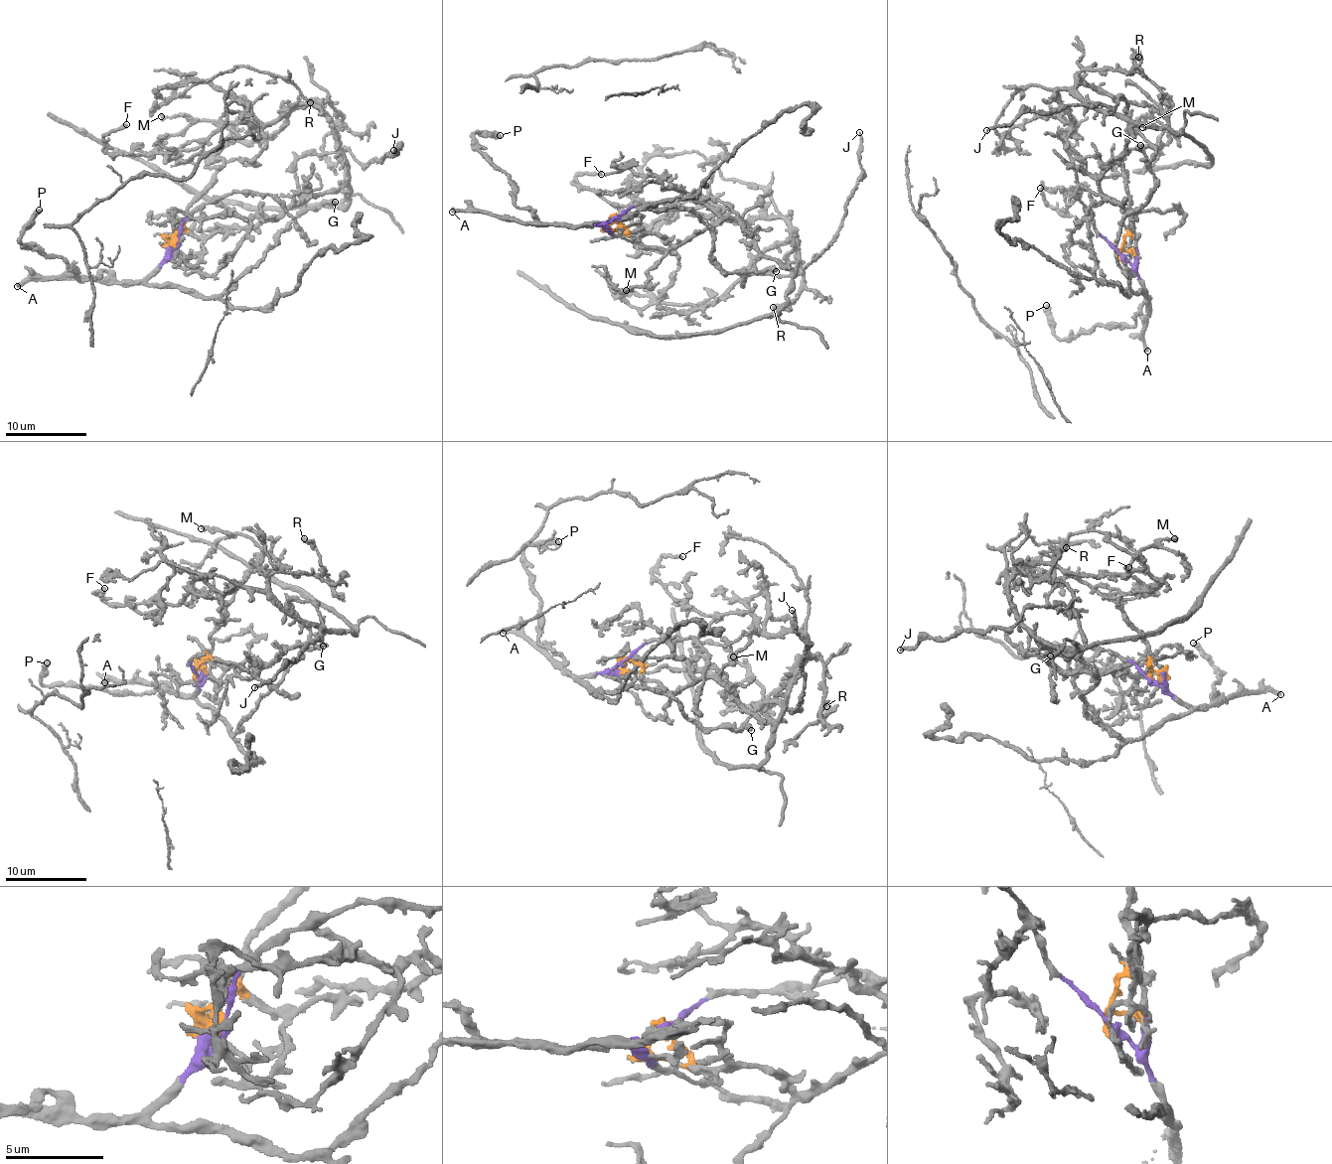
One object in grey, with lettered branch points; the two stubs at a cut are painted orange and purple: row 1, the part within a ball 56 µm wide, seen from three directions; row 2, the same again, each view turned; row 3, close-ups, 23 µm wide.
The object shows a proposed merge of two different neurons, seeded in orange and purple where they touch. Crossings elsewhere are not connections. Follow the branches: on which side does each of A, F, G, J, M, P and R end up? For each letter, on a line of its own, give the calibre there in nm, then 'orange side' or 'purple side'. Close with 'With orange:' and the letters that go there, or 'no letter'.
A: 340 nm thick; purple side
F: 320 nm thick; orange side
G: 460 nm thick; purple side
J: 200 nm thick; purple side
M: 340 nm thick; orange side
P: 500 nm thick; purple side
R: 400 nm thick; orange side
With orange: F, M, R

